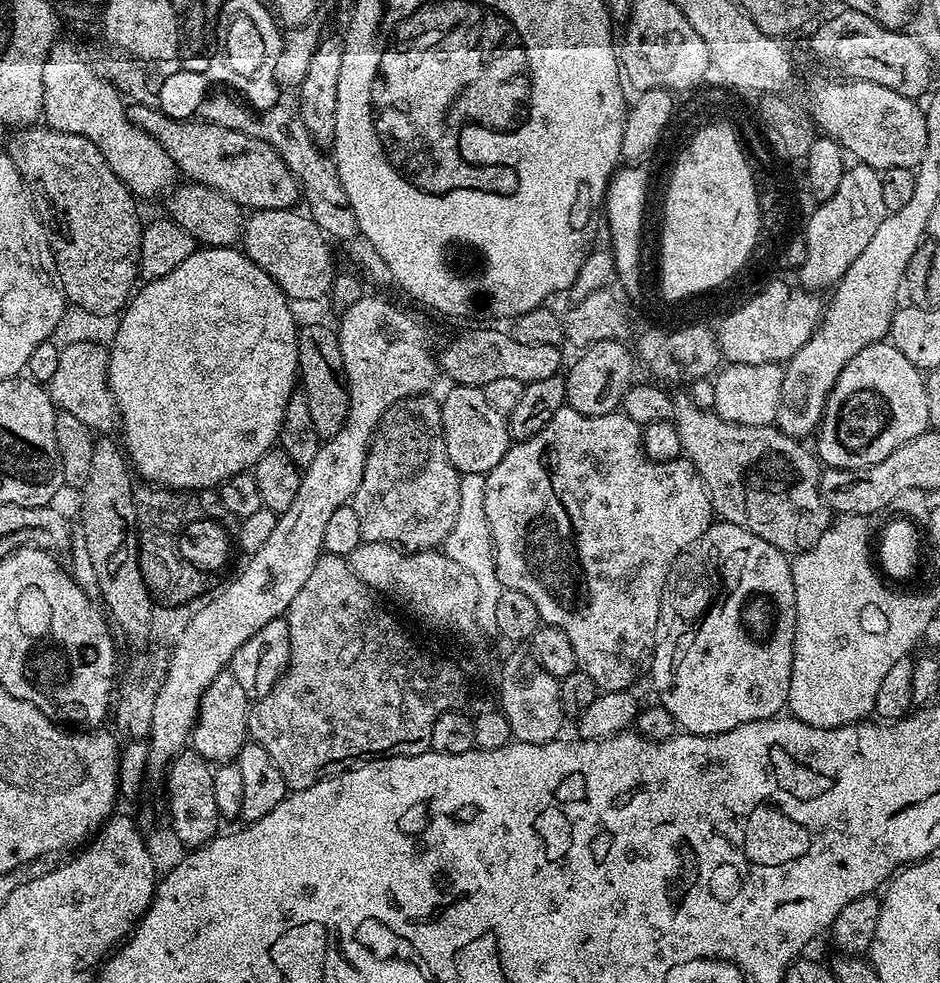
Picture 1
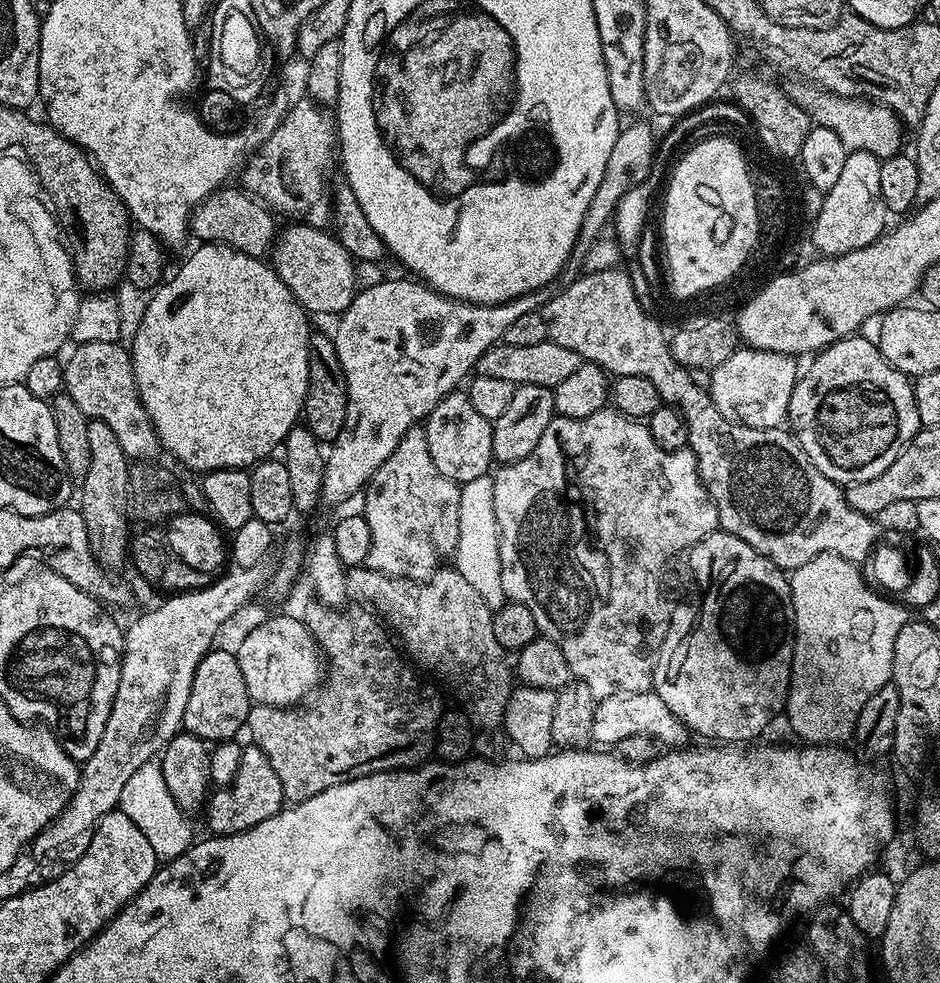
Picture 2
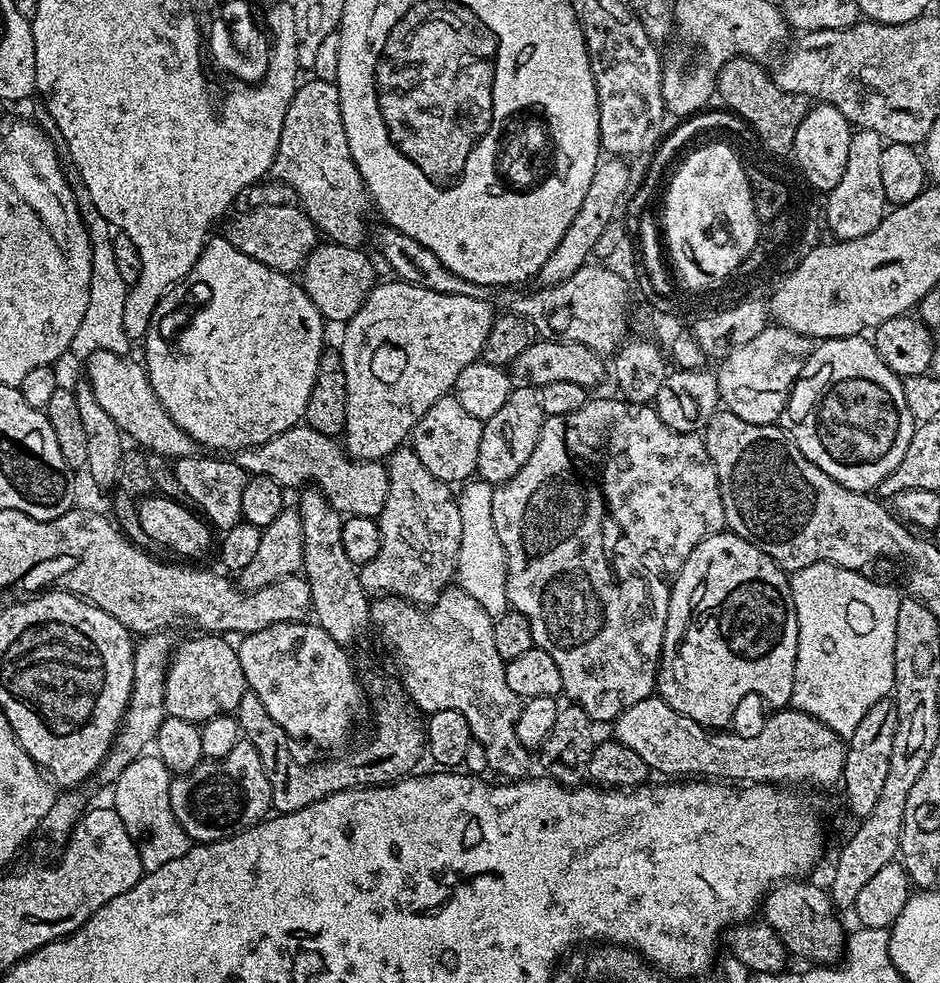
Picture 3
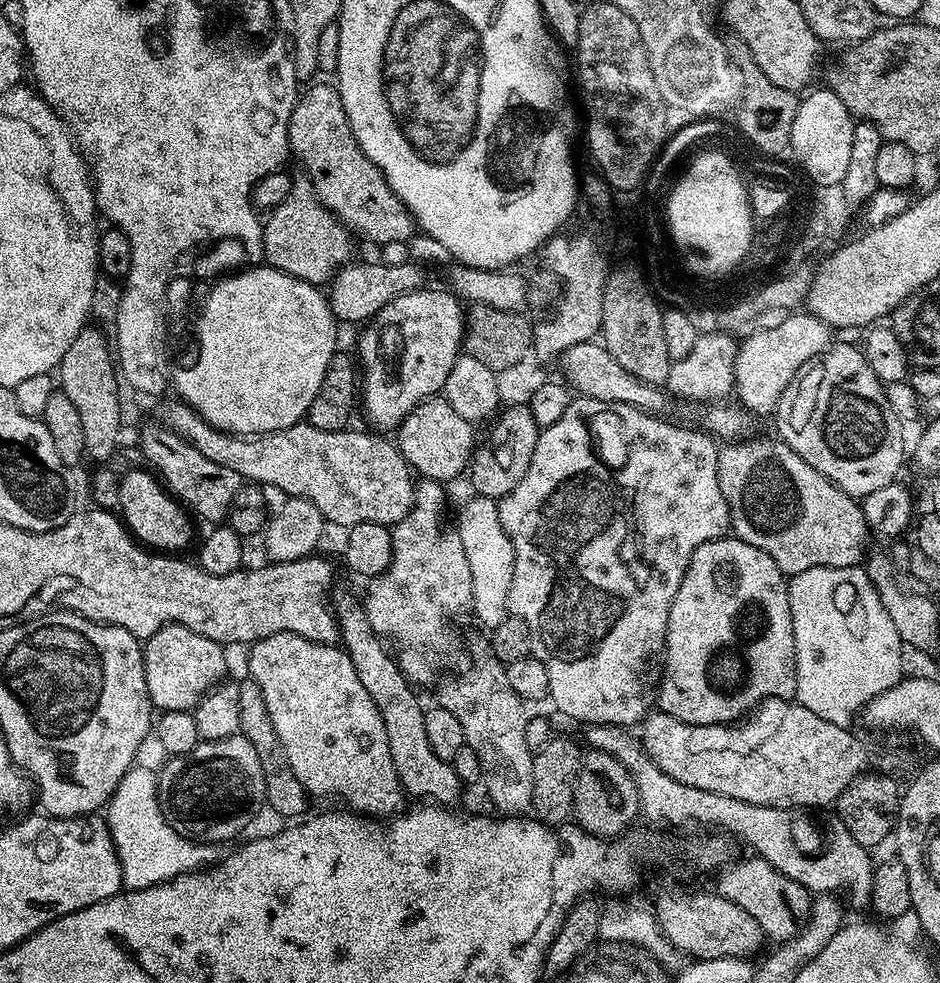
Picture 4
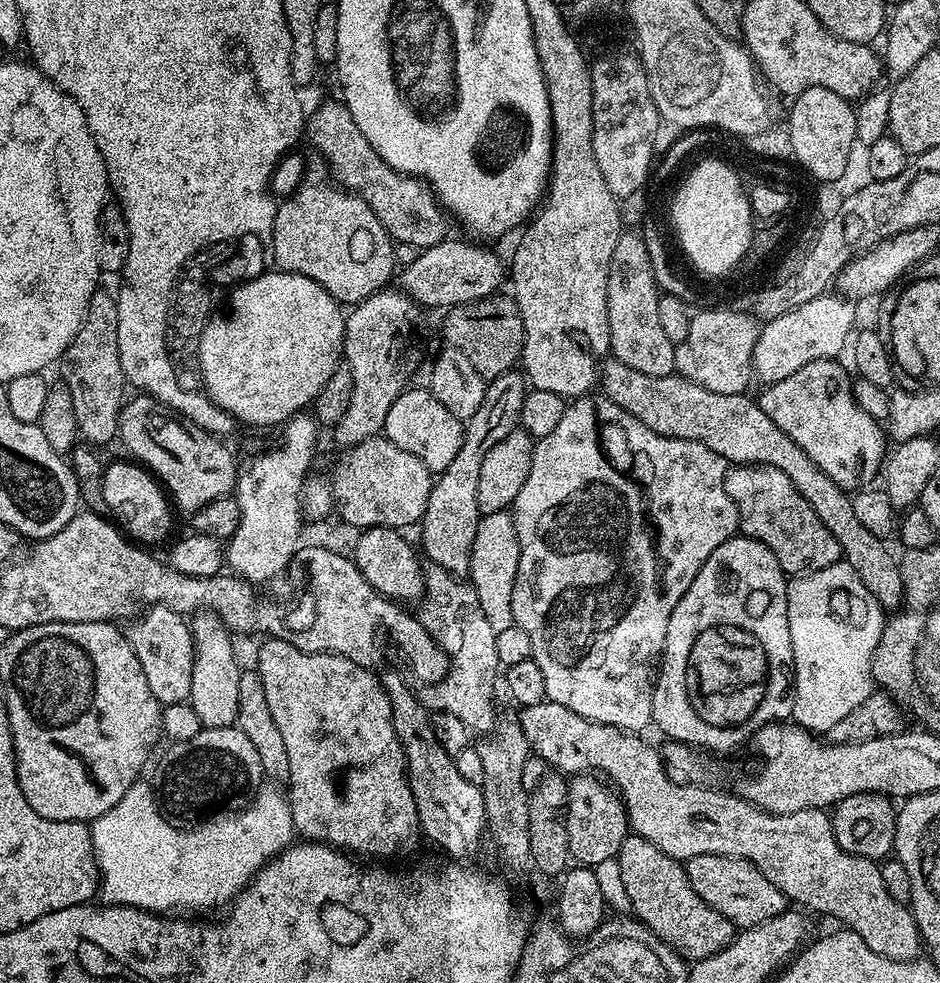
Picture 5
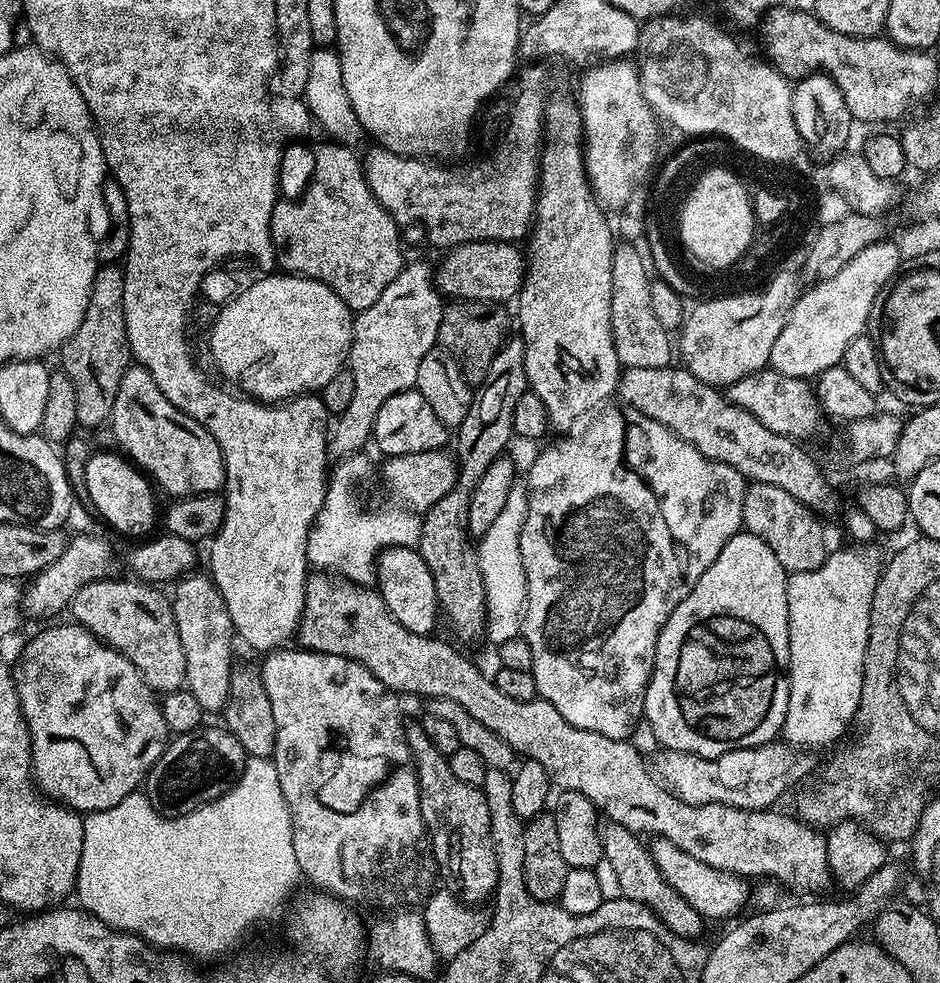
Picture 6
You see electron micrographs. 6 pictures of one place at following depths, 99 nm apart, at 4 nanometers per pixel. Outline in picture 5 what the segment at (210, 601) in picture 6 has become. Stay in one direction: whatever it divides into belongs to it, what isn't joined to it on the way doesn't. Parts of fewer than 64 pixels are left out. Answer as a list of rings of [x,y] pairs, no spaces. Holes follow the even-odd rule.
[[[197,612],[191,617],[190,627],[192,630],[192,645],[196,653],[194,654],[194,666],[192,667],[192,681],[190,682],[190,694],[188,695],[187,703],[192,705],[194,714],[198,714],[198,722],[201,726],[206,728],[231,728],[236,724],[238,718],[238,682],[240,681],[240,674],[242,671],[242,665],[236,661],[236,656],[232,653],[232,640],[233,637],[230,635],[227,626],[224,625],[218,617],[212,612]]]

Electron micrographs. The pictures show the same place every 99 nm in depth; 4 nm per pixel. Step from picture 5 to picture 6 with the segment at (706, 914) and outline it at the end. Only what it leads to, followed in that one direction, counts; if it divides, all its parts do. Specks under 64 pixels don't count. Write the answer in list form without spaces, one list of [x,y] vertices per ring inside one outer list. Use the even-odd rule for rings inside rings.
[[[608,820],[601,827],[600,841],[604,859],[614,870],[614,878],[618,878],[621,897],[645,904],[676,936],[699,937],[699,932],[706,927],[704,917],[698,914],[698,910],[694,910],[694,906],[690,906],[690,902],[686,902],[686,898],[682,898],[682,894],[678,894],[678,890],[674,890],[674,886],[670,886],[670,882],[666,882],[662,870],[658,870],[654,862],[651,851],[640,840],[643,839],[637,833],[626,830],[626,826],[613,820]]]

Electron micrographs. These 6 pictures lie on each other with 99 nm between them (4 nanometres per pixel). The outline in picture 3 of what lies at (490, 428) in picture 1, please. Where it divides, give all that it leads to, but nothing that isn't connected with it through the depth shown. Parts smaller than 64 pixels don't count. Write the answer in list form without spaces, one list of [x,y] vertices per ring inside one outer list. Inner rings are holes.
[[[449,394],[438,398],[438,402],[418,418],[410,433],[410,447],[418,454],[418,462],[422,462],[434,478],[449,486],[460,486],[476,476],[478,442],[482,442],[483,429],[482,421],[468,413],[454,394]]]

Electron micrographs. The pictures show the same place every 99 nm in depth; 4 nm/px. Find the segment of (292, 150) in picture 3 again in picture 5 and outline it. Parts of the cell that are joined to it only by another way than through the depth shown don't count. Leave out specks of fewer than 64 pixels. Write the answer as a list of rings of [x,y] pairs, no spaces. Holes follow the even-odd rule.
[[[339,99],[328,100],[306,120],[306,136],[312,139],[311,147],[324,155],[331,179],[341,189],[355,192],[378,214],[378,222],[388,231],[396,244],[410,242],[414,250],[433,248],[438,242],[449,239],[450,216],[436,198],[435,192],[422,180],[395,172],[366,142],[366,134],[358,130],[350,110]]]

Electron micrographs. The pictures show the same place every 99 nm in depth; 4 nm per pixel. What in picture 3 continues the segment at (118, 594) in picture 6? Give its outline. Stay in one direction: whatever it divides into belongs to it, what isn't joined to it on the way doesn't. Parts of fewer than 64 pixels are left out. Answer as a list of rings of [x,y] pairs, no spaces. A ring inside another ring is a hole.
[[[196,634],[193,640],[184,640],[175,645],[174,655],[168,661],[168,670],[164,673],[164,711],[168,716],[182,718],[197,726],[206,723],[215,716],[226,716],[235,713],[238,702],[242,702],[248,691],[246,674],[242,674],[242,662],[236,648],[228,645],[223,635]]]

